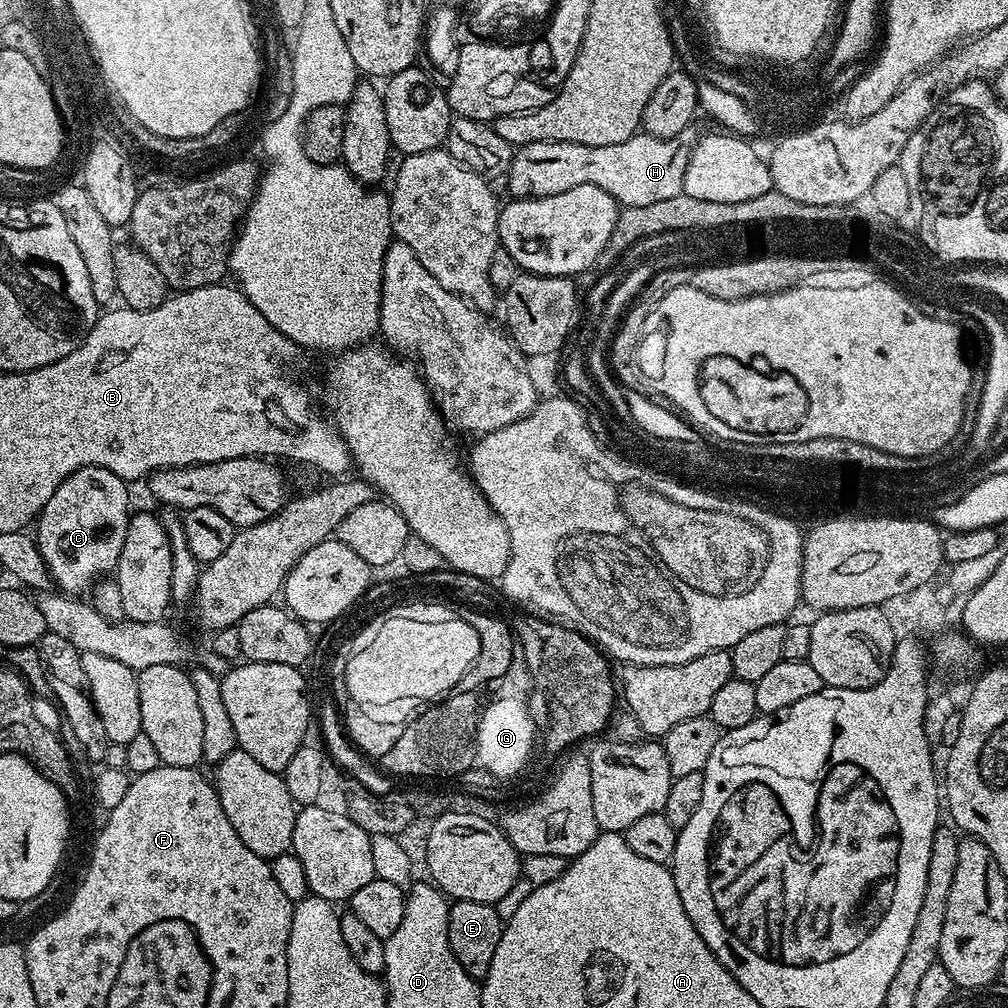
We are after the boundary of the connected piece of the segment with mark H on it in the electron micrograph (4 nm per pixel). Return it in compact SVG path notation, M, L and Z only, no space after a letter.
M691 127L682 130L674 138L658 138L647 132L637 131L626 142L614 142L614 146L582 146L578 142L530 142L515 149L512 165L508 167L508 196L553 196L574 186L598 186L613 196L617 205L650 206L674 198L684 191L684 175L690 162L692 148L698 136Z

